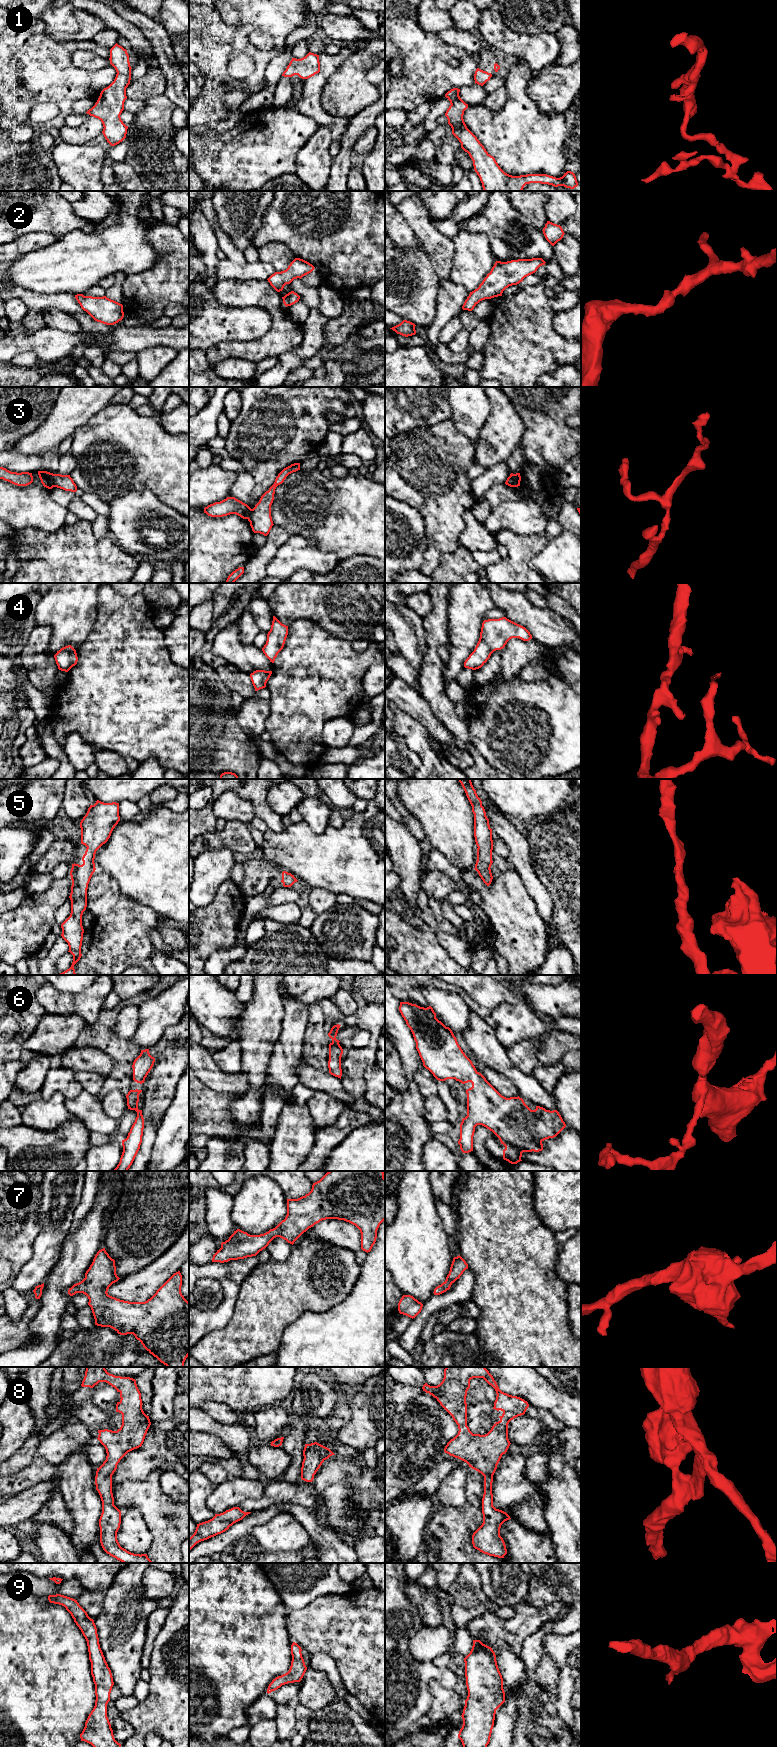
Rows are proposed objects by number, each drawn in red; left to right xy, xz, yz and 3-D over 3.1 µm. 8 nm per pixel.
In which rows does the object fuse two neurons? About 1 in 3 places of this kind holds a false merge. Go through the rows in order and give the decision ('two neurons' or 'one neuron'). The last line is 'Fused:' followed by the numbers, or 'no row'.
1: one neuron
2: one neuron
3: two neurons
4: one neuron
5: one neuron
6: one neuron
7: one neuron
8: one neuron
9: one neuron
Fused: 3

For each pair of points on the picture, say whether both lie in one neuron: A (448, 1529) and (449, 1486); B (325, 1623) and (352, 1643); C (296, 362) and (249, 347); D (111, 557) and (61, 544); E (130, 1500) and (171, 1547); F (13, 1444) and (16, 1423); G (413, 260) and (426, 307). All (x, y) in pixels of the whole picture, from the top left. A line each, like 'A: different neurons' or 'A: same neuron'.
A: different neurons
B: same neuron
C: different neurons
D: same neuron
E: same neuron
F: same neuron
G: same neuron

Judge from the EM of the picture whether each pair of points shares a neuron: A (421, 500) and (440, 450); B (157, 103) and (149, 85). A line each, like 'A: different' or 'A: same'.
A: same
B: different

